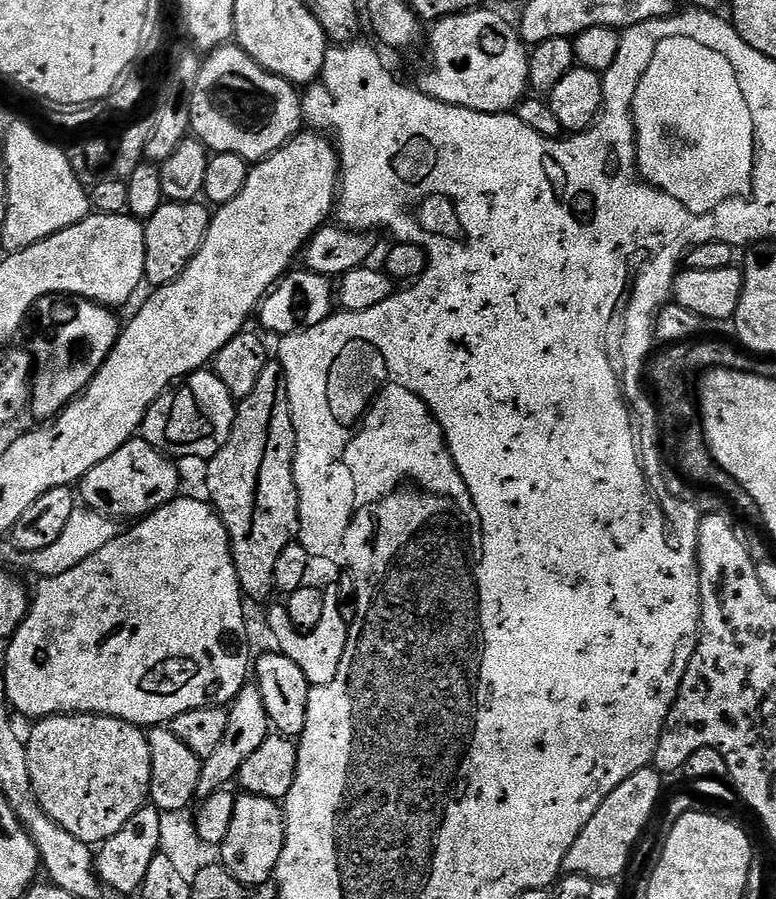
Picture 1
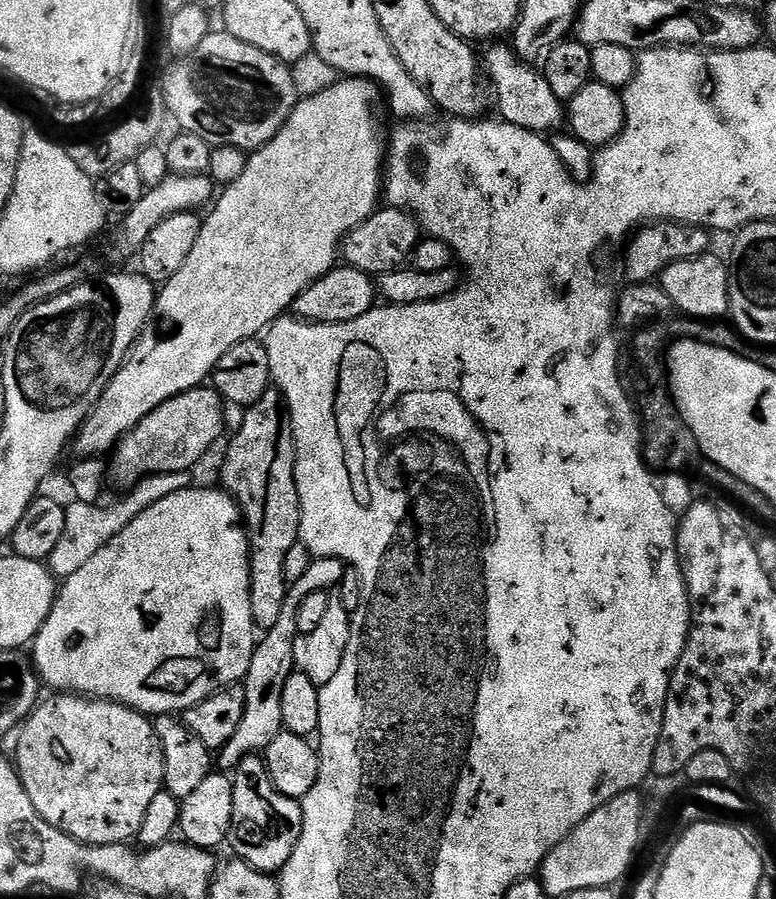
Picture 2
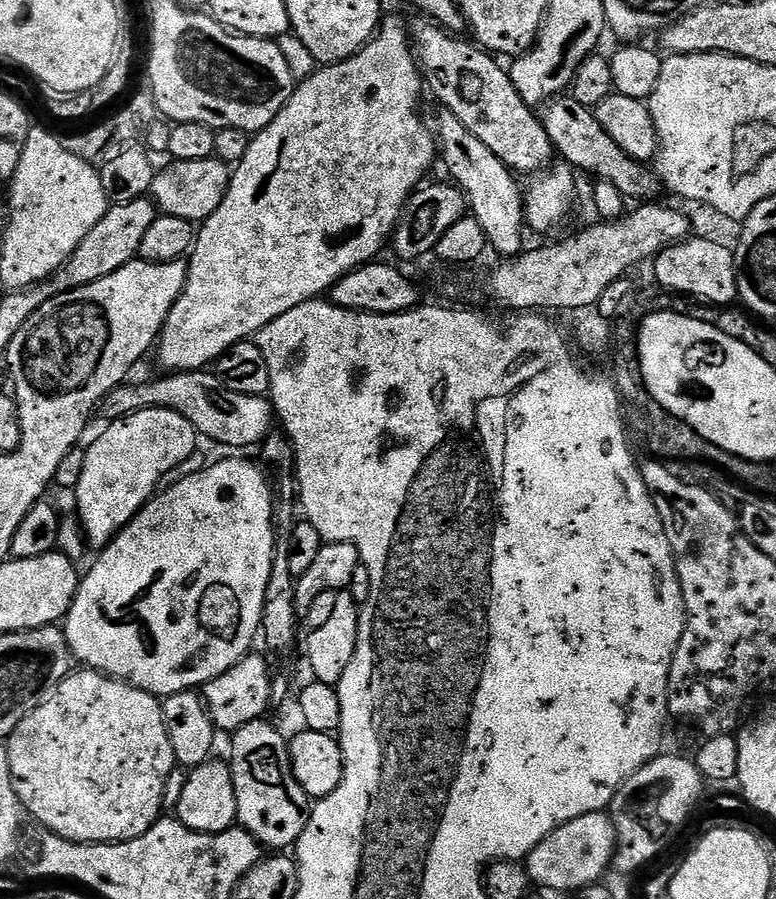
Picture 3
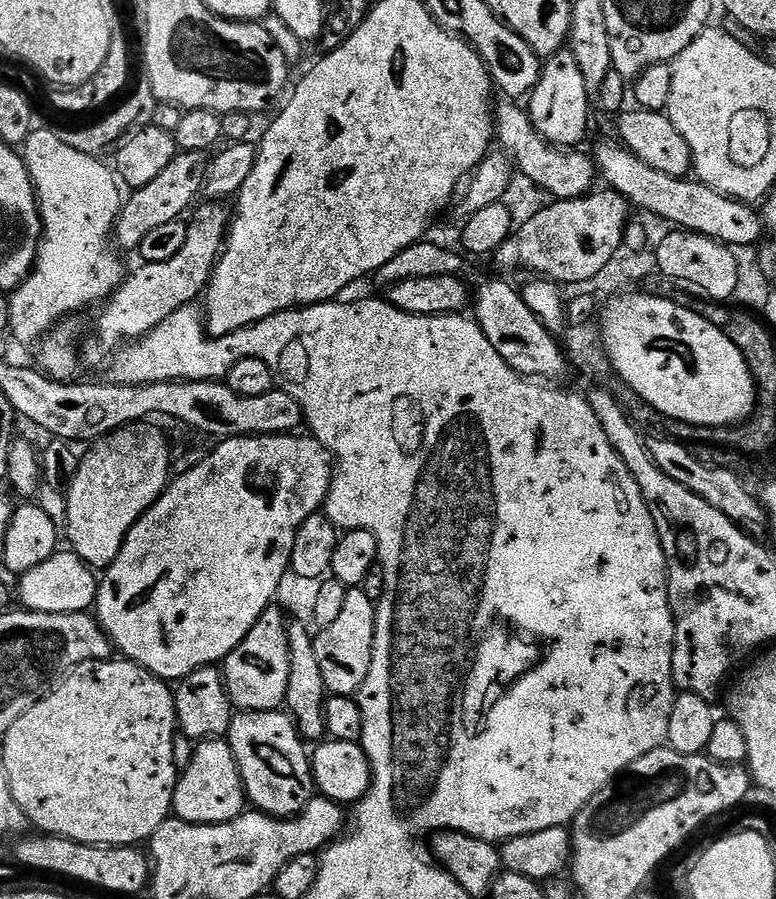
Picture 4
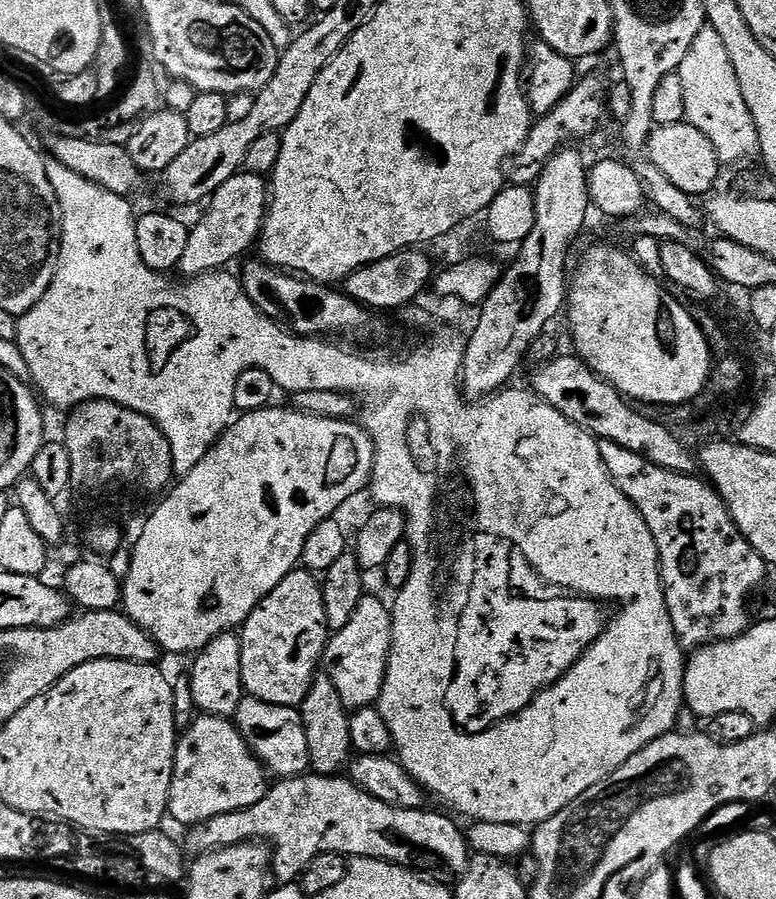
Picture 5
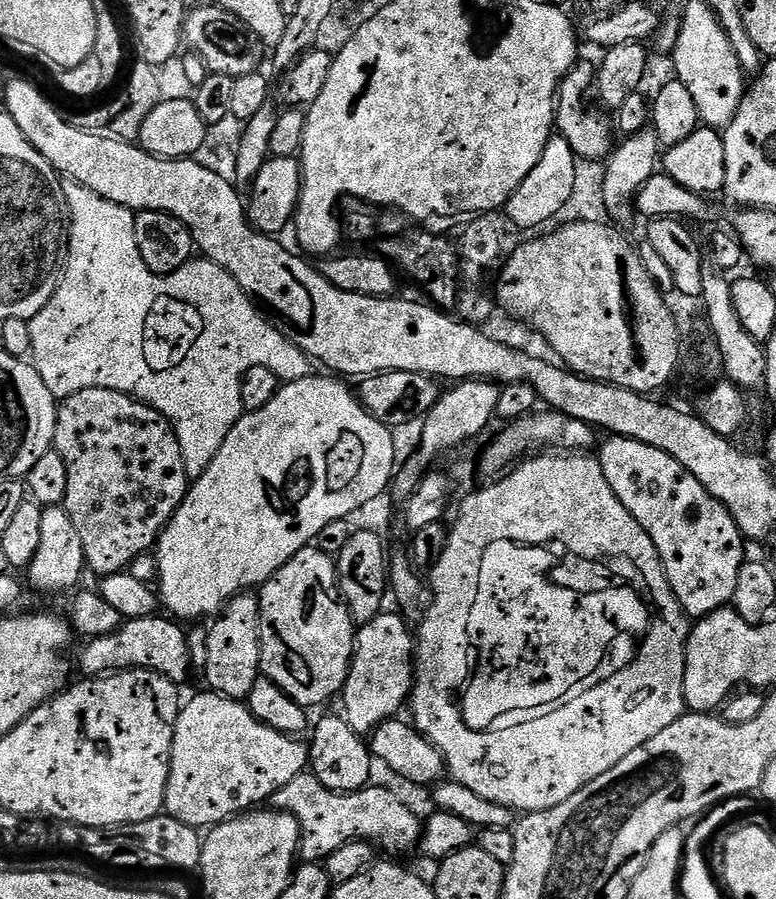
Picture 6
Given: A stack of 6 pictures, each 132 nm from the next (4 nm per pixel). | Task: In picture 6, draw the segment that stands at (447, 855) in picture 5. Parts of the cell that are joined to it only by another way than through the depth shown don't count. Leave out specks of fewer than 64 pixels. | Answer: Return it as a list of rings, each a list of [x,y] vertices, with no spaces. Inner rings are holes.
[[[305,770],[297,774],[293,780],[286,782],[282,790],[278,790],[270,801],[273,809],[281,812],[288,812],[295,818],[300,827],[300,850],[299,859],[304,862],[323,862],[328,859],[338,846],[346,846],[346,842],[351,840],[366,840],[373,846],[385,848],[388,852],[408,852],[417,847],[420,842],[422,831],[421,817],[416,817],[394,793],[388,788],[375,788],[369,786],[357,792],[331,792],[318,782],[318,778],[313,776],[311,771]]]

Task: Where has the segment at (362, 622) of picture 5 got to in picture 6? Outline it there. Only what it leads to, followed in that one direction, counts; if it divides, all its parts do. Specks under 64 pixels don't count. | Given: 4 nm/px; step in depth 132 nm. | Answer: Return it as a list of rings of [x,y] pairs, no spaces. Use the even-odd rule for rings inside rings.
[[[389,610],[381,611],[369,624],[359,625],[356,633],[356,651],[352,653],[352,665],[344,683],[342,715],[359,736],[367,737],[384,720],[393,719],[400,707],[409,703],[414,683],[414,632],[400,616]]]

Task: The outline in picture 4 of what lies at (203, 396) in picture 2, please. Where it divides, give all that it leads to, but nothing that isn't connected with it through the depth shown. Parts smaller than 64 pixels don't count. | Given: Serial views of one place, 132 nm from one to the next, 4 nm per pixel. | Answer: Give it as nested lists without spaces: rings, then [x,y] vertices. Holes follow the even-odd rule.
[[[141,422],[139,424],[127,424],[125,428],[120,428],[116,432],[110,433],[108,436],[103,436],[100,440],[95,441],[91,445],[92,448],[87,453],[86,451],[81,455],[80,465],[78,466],[78,474],[74,474],[74,482],[70,486],[70,490],[66,494],[68,500],[68,532],[66,528],[66,540],[69,540],[71,551],[76,555],[81,556],[88,565],[96,570],[107,569],[111,564],[113,558],[118,554],[118,550],[122,550],[125,538],[128,537],[128,531],[131,530],[140,519],[147,514],[147,512],[156,505],[160,495],[170,483],[170,473],[173,471],[174,452],[168,449],[168,440],[164,437],[164,432],[160,428],[155,428],[155,423]]]

